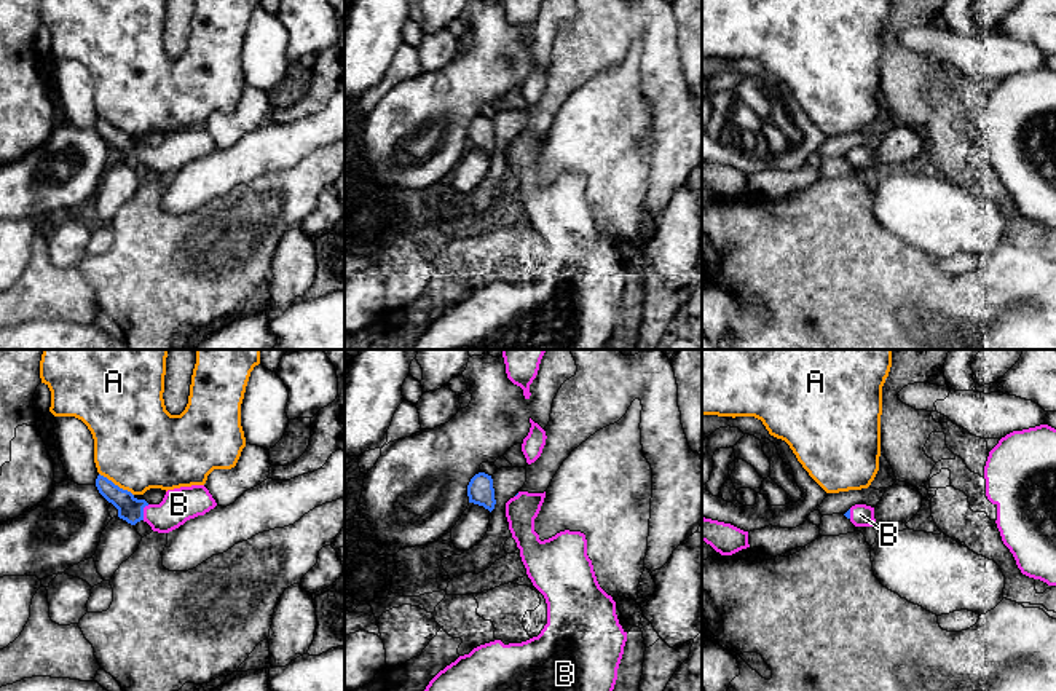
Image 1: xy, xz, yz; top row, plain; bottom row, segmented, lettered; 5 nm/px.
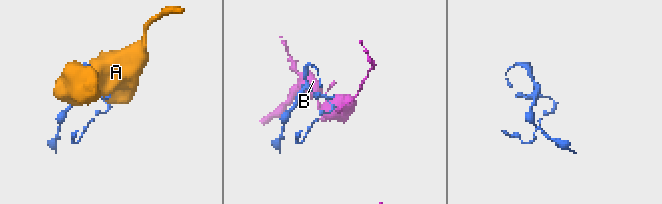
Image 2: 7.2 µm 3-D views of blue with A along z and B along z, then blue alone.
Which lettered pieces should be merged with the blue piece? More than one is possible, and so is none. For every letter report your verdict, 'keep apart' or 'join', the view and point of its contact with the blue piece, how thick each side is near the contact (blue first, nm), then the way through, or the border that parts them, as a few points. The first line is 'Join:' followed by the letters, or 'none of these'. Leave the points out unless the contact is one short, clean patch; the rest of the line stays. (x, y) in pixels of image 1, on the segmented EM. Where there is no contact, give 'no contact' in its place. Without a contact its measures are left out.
Join: B
A: keep apart | xy (117, 485) | 130/440 nm
B: join | xy (142, 511) | 130/170 nm | across xy (131, 509), (142, 511), (173, 511), (179, 505)

